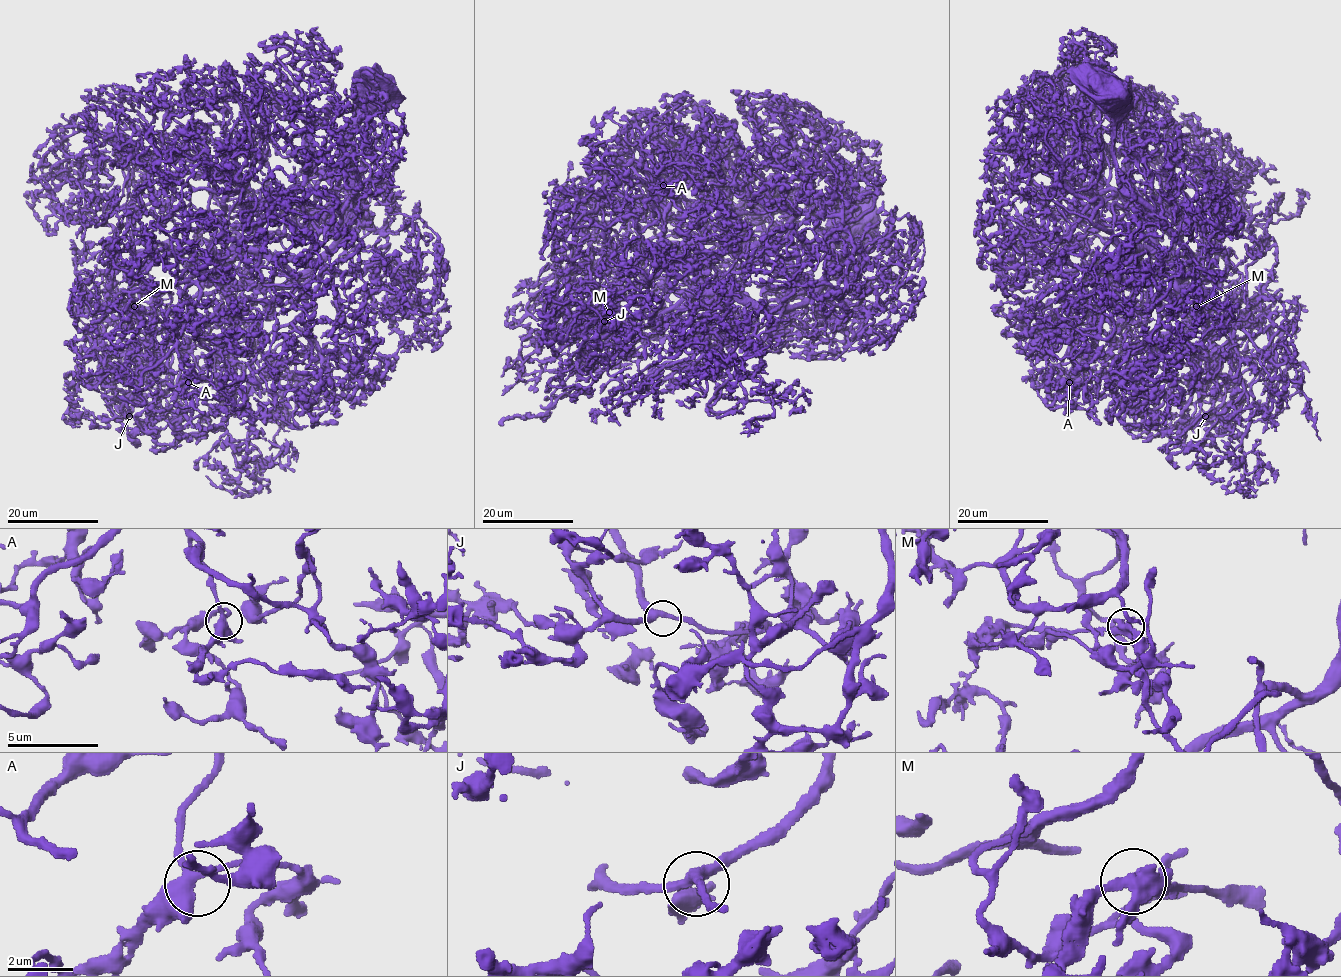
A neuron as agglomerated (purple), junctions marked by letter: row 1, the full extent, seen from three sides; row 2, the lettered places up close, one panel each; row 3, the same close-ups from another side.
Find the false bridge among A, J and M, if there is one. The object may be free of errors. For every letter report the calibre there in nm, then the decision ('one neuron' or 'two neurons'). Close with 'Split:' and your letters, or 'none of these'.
A: 360 nm | one neuron
J: 280 nm | one neuron
M: 420 nm | two neurons
Split: M

